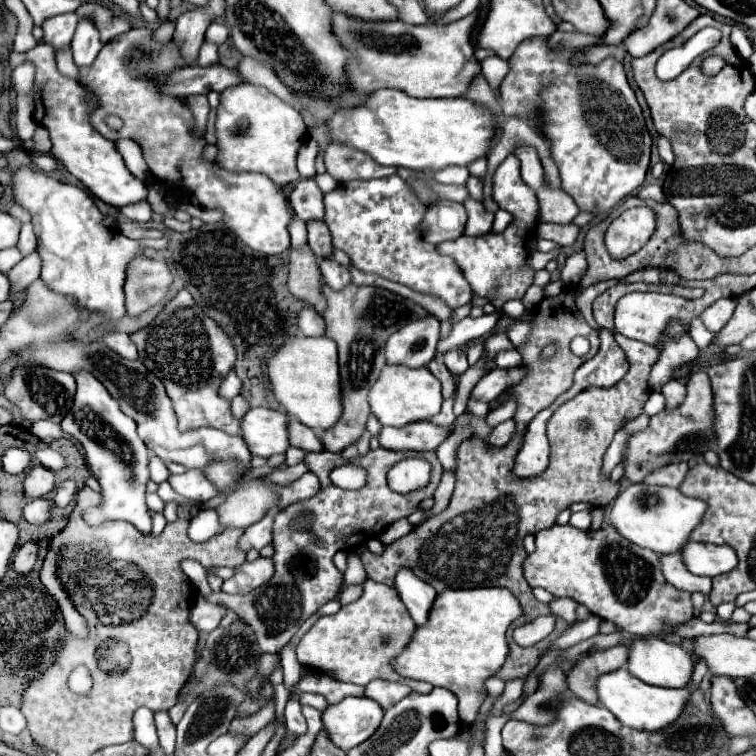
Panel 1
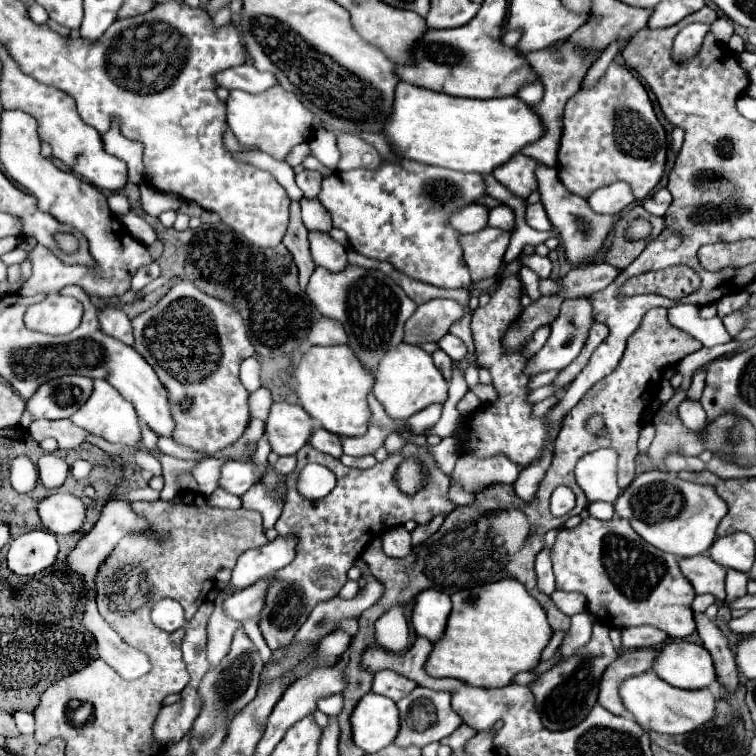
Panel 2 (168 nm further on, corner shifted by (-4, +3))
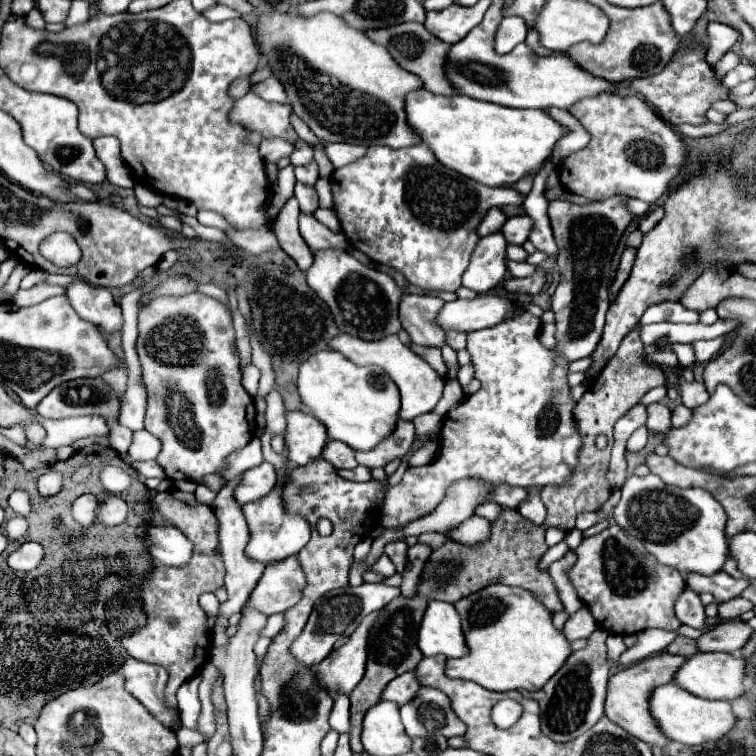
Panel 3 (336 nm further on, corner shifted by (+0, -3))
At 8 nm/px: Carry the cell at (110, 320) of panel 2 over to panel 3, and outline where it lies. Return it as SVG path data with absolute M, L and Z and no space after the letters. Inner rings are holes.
M75 280L69 286L65 286L65 296L83 320L103 328L107 334L121 330L121 308L113 302L113 296L107 288L91 286L85 280Z

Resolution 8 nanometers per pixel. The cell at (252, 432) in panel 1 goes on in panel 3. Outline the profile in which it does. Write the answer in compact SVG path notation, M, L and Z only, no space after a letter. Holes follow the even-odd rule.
M287 412L287 430L285 444L289 448L289 460L295 466L305 466L315 458L321 458L321 452L327 438L327 428L307 412Z

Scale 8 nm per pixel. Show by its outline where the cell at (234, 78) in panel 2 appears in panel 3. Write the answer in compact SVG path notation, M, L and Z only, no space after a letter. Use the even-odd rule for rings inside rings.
M267 78L265 82L255 86L255 92L269 102L279 102L279 104L289 104L287 102L287 92L283 90L283 84L277 78Z

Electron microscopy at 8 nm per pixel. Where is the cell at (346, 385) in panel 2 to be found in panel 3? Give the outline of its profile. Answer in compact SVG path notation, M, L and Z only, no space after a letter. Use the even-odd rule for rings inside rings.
M321 350L301 364L297 386L307 412L327 426L329 438L341 440L353 450L373 450L395 430L399 418L399 388L379 366L357 366L337 350Z

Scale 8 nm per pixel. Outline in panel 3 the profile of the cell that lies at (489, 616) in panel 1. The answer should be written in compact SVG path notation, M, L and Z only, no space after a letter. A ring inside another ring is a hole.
M493 584L487 586L455 604L461 622L463 632L467 638L469 654L459 660L447 662L447 676L449 678L461 678L477 682L479 686L493 690L493 692L507 692L507 690L539 690L545 686L545 682L563 666L563 662L569 658L571 642L565 638L563 630L555 628L551 618L553 614L531 594L529 590L523 590L519 586L505 586L505 584Z

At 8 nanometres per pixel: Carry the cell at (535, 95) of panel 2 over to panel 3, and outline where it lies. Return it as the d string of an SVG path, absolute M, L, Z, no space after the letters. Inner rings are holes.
M547 110L557 122L561 122L565 128L569 128L569 134L565 134L555 150L553 150L553 166L557 168L569 154L577 152L579 148L583 148L587 142L589 142L589 134L587 130L569 114L569 112L563 112L563 110Z

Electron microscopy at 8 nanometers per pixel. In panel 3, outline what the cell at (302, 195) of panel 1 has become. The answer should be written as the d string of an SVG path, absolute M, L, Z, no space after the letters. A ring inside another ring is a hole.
M311 162L311 164L305 164L305 166L297 166L297 168L295 168L295 176L297 176L297 180L299 180L299 182L313 186L313 184L317 182L317 178L319 178L317 164L315 164L315 162Z

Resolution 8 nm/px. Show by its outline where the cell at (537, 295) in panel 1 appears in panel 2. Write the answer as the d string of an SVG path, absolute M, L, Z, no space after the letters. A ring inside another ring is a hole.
M521 268L519 270L519 278L521 278L521 282L523 282L523 288L525 288L525 292L527 292L527 296L533 300L533 302L537 302L539 298L541 298L541 292L539 292L539 276L535 276L529 268Z

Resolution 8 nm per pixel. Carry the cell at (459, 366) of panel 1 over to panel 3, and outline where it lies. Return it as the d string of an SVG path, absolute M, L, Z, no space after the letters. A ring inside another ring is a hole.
M403 294L399 302L399 320L411 342L421 346L441 346L445 332L435 318L445 302L430 295Z

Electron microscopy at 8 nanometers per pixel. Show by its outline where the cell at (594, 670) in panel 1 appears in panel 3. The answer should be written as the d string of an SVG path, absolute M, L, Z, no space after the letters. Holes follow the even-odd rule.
M659 652L651 658L645 658L629 668L619 670L615 676L609 678L609 686L607 686L607 702L605 702L605 716L619 724L623 730L627 730L631 736L647 742L649 746L667 746L669 738L665 738L659 730L659 726L655 726L655 718L651 718L649 712L649 698L651 698L651 690L655 690L655 686L663 686L667 682L673 682L675 672L679 670L679 666L685 662L685 656L671 656L669 652Z

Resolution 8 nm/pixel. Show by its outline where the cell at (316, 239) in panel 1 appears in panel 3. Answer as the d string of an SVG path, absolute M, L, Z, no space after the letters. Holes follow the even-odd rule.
M297 182L295 184L295 196L297 196L297 200L299 200L299 208L303 210L303 212L315 212L317 210L317 200L319 200L319 196L317 196L317 192L315 192L315 188L313 186L303 186L301 182Z

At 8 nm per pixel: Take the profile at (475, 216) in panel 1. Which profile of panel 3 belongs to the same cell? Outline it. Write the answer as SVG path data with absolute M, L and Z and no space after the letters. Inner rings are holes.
M515 216L515 218L509 218L503 226L503 234L507 238L507 244L523 244L529 234L533 230L533 220L529 216Z

